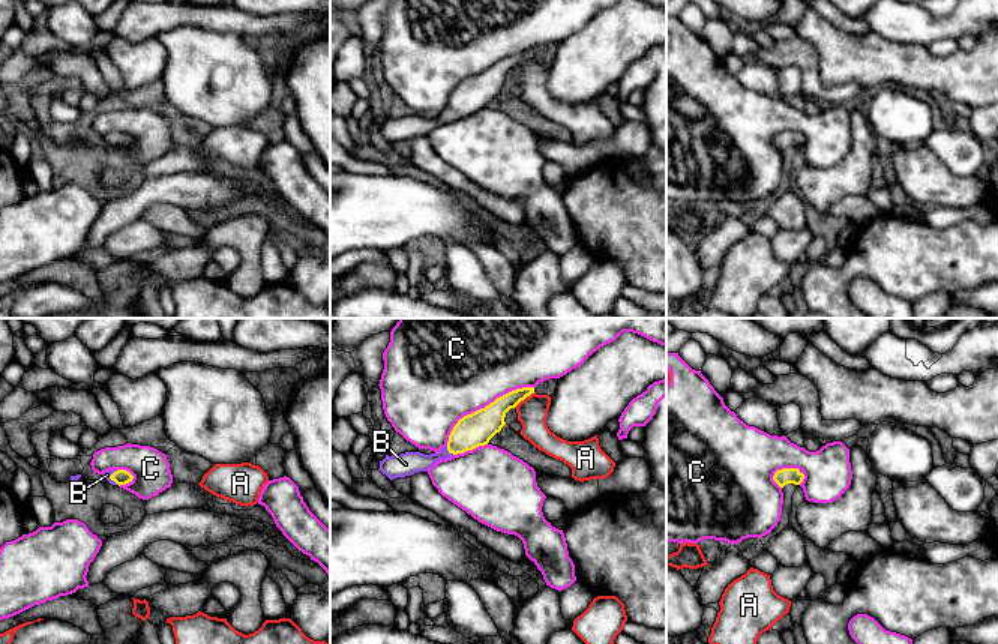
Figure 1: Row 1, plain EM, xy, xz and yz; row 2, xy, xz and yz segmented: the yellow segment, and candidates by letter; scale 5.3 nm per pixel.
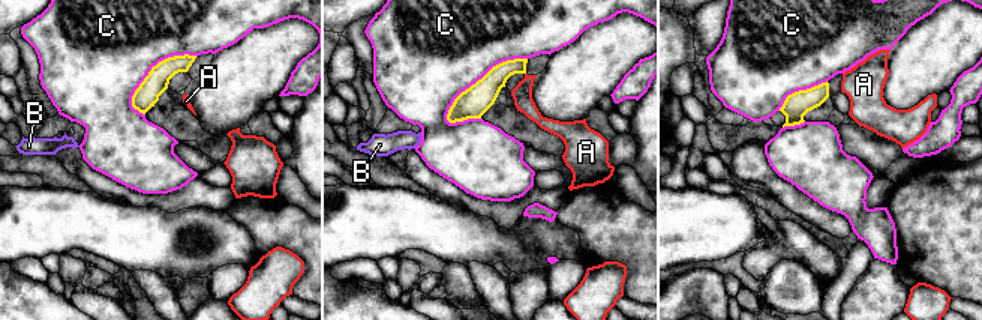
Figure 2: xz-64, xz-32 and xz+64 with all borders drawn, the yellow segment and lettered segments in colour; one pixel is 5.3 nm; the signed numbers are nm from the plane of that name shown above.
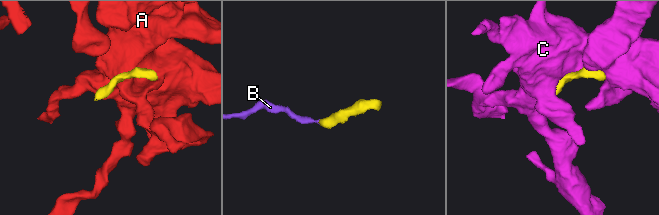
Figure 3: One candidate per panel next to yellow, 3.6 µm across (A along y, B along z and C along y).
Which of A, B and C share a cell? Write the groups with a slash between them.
A / B / C

